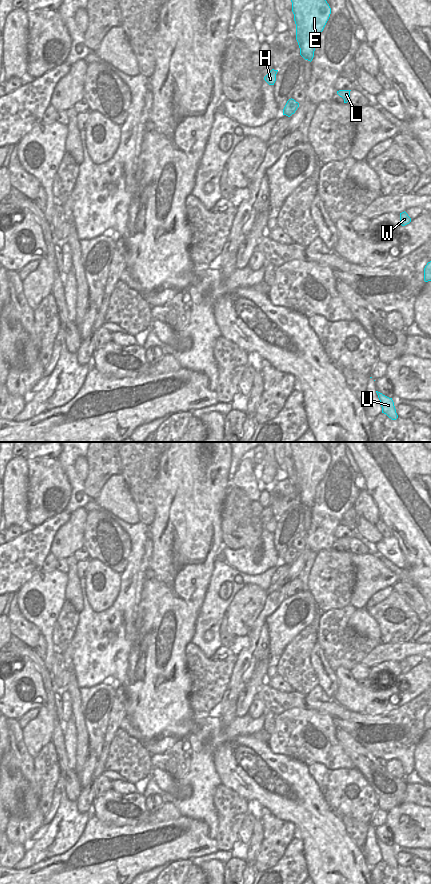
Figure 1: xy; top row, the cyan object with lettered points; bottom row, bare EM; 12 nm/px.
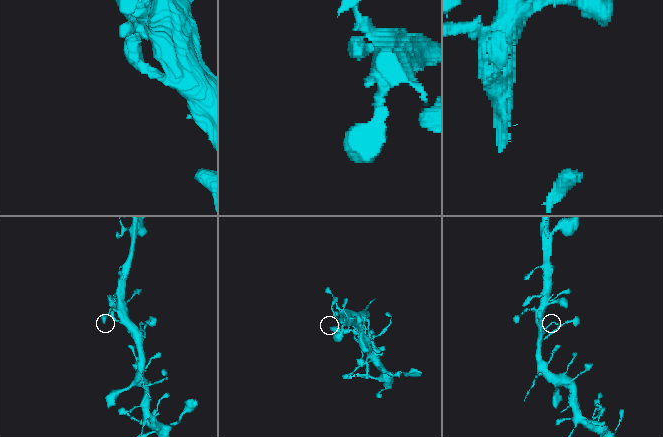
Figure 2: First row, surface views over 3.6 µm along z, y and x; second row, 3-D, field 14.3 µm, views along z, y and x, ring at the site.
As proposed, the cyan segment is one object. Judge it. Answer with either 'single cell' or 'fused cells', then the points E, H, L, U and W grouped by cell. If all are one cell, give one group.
single cell; E H L U W

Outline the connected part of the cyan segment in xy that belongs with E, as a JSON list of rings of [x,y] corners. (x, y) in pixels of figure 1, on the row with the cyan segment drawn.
[[[291,0],[300,55],[308,61],[314,57],[316,40],[331,14],[326,0]]]

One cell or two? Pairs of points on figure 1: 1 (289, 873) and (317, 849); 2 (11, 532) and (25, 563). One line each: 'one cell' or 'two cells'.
1: two cells
2: two cells

